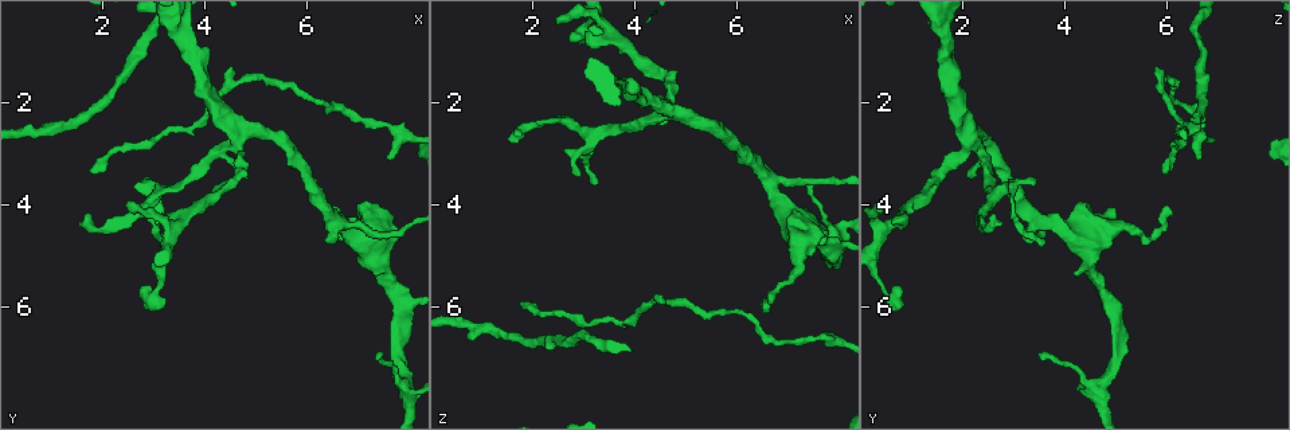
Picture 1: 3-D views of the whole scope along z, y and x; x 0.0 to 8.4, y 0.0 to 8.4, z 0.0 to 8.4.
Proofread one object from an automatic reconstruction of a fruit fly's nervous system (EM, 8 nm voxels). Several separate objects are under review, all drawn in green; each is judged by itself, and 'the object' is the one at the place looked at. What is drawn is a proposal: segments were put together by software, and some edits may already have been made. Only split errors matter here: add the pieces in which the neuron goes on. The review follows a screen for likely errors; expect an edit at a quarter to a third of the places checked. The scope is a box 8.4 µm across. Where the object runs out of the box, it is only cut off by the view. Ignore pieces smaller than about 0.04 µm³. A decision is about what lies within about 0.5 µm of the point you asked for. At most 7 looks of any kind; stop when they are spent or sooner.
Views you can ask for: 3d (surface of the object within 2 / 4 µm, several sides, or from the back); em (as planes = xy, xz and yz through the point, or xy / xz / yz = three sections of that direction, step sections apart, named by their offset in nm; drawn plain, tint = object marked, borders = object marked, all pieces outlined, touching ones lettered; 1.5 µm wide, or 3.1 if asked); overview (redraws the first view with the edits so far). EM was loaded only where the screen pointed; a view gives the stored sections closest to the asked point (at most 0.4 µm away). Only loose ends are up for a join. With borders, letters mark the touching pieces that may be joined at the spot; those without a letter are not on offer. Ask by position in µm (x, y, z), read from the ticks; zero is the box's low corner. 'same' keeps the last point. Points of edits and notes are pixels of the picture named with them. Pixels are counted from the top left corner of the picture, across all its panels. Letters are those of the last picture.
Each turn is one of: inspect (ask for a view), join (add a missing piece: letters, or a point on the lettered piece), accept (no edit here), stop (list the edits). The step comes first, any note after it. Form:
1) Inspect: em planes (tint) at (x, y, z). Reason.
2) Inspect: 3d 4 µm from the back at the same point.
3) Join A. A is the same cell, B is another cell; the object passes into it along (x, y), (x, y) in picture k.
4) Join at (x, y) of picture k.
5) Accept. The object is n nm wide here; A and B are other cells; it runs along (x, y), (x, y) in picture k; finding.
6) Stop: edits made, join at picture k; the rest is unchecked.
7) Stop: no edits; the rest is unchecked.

Inspect: em planes (borders) at (2.90, 3.55, 3.50). Thin end.

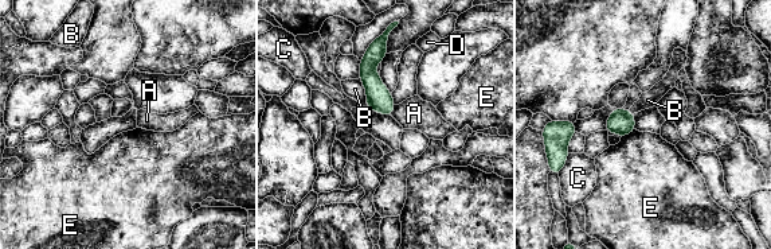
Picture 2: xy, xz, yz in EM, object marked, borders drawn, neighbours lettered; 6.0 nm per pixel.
Accept. A, B, C, D and E are other cells; none of them fits.

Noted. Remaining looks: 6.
Inspect: em xz step 8 (tint) at (7.60, 3.10, 6.70). Thin end.

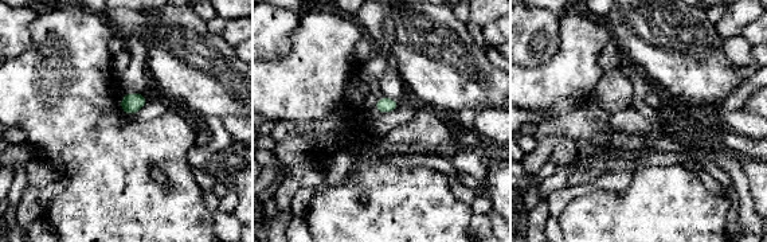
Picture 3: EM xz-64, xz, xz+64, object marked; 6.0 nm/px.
Inspect: em planes (borders) at the same point. Cut it another way.

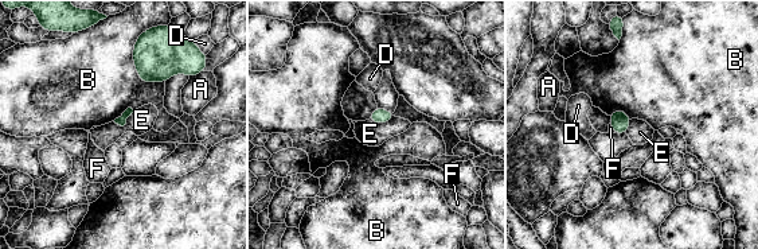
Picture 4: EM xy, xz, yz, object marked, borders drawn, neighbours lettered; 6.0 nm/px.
Accept. A, B, D, E and F are other cells; a border runs along (394, 116), (383, 123), (368, 120) in picture 4; none of them fits.

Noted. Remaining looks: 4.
Inspect: 3d 4 µm at (1.85, 3.30, 5.95). An open end.

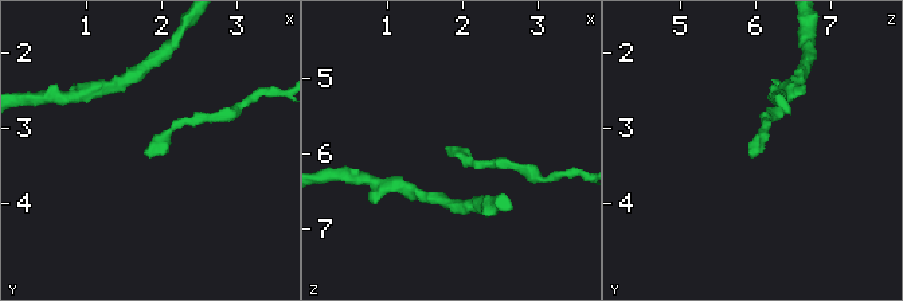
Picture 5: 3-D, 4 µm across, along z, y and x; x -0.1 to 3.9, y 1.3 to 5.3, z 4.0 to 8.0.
Inspect: em planes (borders) at (1.80, 3.35, 5.90).

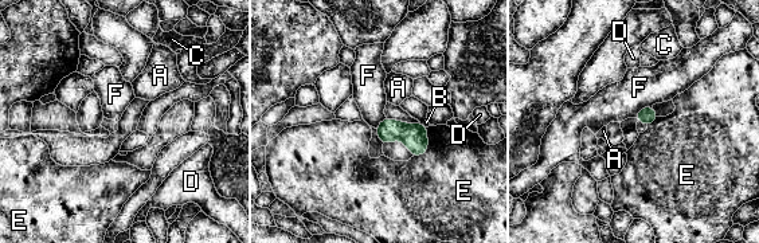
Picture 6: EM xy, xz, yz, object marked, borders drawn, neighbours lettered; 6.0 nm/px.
Accept. The longest contact is with E, 200 nm; A, B, C, D, E and F are other cells; no lettered piece goes on from it.

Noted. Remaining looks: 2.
Stop: no edits; the rest is unchecked.

